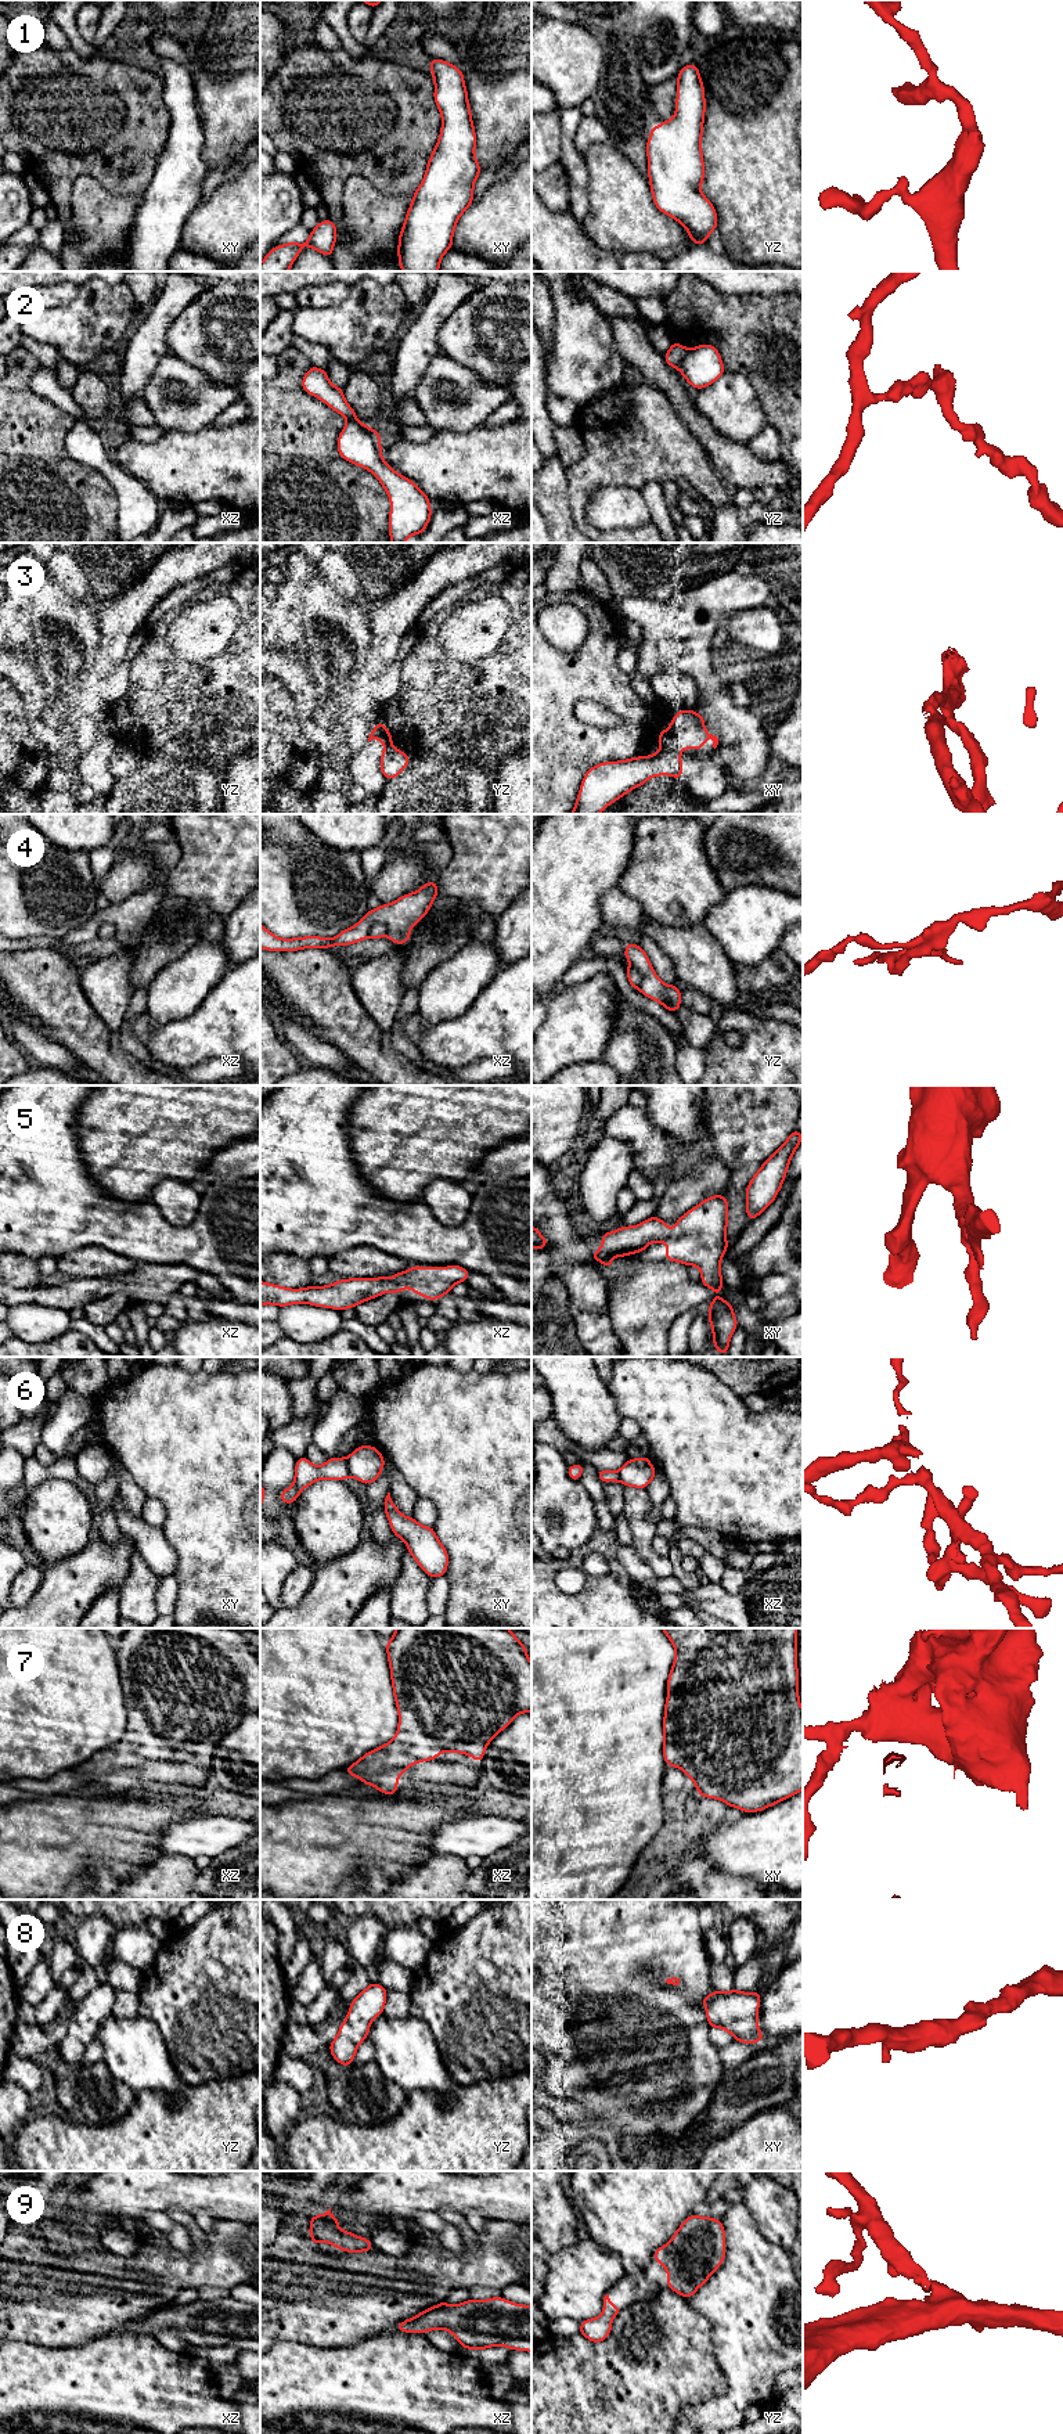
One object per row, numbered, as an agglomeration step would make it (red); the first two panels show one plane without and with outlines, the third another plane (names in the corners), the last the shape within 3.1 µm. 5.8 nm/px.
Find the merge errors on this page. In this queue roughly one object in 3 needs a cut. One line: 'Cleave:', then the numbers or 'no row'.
Cleave: 2, 3, 4, 6, 7

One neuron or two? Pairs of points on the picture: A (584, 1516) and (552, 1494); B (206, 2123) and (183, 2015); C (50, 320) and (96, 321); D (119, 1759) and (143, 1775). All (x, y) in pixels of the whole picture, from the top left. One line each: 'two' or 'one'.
A: one
B: two
C: one
D: one

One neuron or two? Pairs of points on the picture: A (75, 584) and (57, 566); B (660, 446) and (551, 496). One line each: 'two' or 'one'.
A: one
B: two

